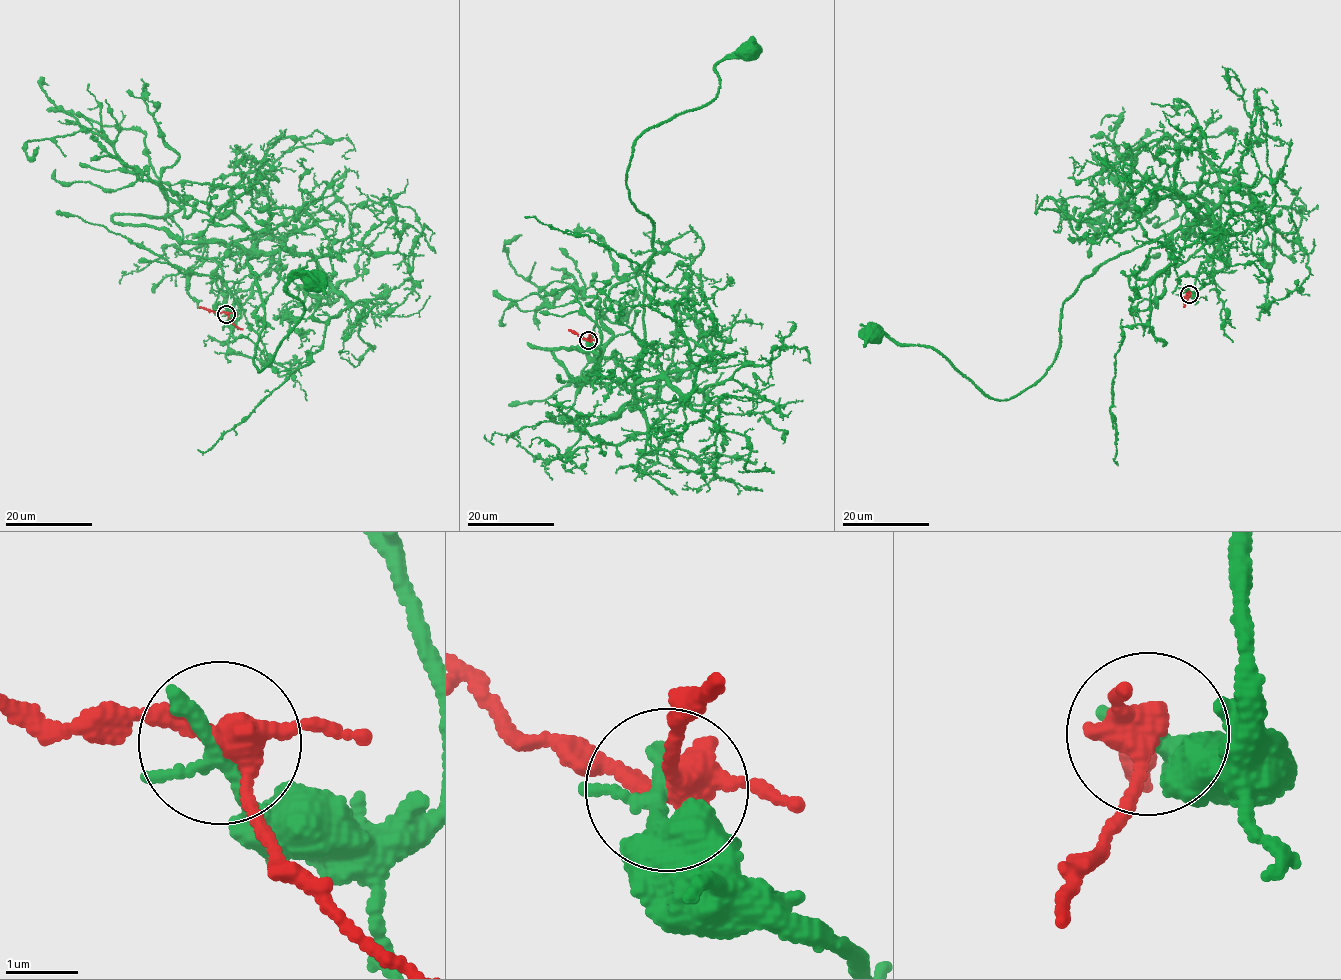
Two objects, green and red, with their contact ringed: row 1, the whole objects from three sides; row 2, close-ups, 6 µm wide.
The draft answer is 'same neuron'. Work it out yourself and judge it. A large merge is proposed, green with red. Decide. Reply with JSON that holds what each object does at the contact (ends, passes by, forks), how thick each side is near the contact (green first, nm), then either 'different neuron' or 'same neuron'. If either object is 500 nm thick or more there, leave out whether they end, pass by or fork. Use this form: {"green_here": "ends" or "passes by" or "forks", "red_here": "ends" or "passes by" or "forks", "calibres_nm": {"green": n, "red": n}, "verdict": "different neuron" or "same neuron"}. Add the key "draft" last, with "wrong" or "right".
{"green_here": "ends", "red_here": "forks", "calibres_nm": {"green": 300, "red": 320}, "verdict": "different neuron", "draft": "wrong"}

